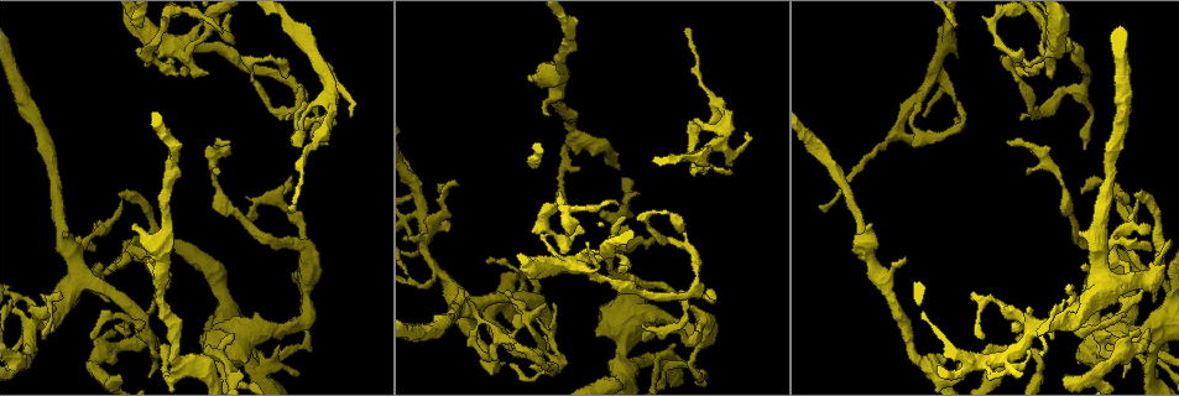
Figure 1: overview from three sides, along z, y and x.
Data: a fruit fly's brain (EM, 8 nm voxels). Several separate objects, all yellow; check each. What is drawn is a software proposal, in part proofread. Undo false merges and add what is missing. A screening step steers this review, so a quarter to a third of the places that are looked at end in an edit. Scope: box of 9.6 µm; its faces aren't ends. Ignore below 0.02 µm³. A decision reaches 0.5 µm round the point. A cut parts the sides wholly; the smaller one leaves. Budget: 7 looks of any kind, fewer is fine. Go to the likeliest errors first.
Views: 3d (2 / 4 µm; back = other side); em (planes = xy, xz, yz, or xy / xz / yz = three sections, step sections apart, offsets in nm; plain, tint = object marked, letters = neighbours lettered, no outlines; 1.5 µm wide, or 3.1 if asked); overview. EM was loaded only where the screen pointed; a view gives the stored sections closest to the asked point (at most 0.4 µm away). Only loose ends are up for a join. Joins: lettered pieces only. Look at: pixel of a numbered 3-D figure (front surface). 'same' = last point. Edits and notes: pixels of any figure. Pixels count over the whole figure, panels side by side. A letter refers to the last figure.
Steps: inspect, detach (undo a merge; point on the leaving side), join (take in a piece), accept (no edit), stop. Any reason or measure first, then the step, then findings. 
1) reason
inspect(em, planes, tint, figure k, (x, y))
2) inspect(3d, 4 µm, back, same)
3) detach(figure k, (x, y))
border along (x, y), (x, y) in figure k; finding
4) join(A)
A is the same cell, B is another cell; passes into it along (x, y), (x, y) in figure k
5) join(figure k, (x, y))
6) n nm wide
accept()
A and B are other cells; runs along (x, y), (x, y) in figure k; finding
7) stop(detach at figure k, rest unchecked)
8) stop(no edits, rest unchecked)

thin end
inspect(3d, 4 µm, figure 1, (696, 169))

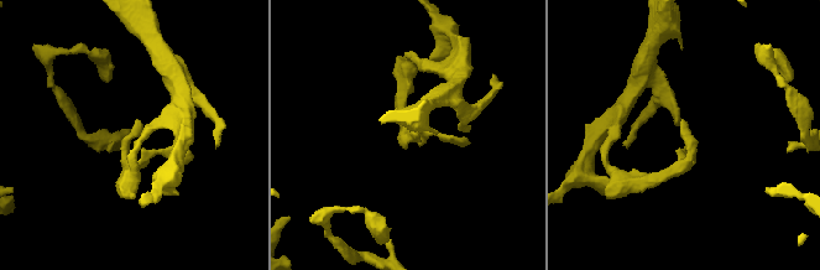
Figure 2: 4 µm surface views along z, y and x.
shape alone is not enough
inspect(em, yz, step 8, letters, figure 2, (136, 122))

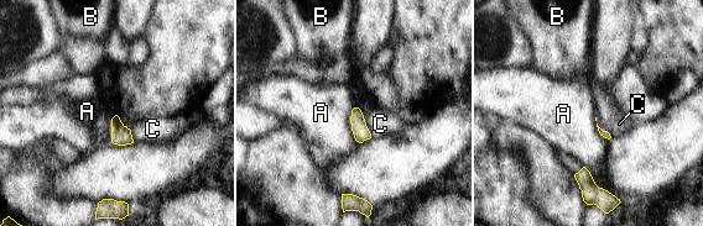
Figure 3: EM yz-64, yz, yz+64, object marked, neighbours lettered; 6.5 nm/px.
accept()
A, B and C are other cells; border along (354, 106), (350, 130), (359, 143) in figure 3; no lettered piece goes on from it

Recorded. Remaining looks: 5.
branch stops here
inspect(em, planes, plain, figure 1, (532, 364))

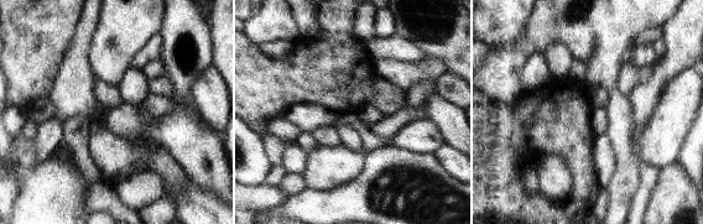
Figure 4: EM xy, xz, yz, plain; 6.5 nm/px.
inspect(em, planes, letters, same)

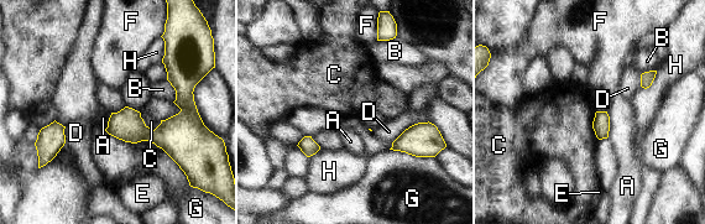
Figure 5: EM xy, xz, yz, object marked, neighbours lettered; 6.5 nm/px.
accept()
A, B, C, D, E, F, G and H are other cells; no lettered piece goes on from it

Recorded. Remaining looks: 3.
sharp bend
inspect(3d, 2 µm, figure 1, (442, 204))

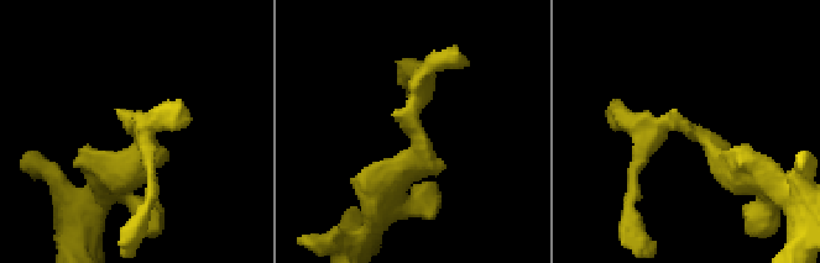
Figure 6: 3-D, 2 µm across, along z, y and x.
inspect(em, xz, step 4, tint, figure 6, (690, 125))

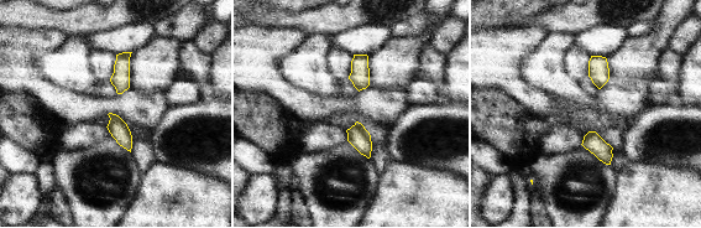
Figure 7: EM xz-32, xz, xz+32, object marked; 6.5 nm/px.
another direction
inspect(em, planes, letters, same)

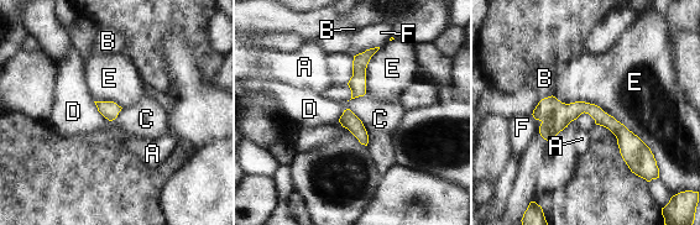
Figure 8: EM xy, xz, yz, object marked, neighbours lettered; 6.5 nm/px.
accept()
A, B, C, D, E and F are other cells; one neuron here

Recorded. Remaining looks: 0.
stop(no edits, rest unchecked)

